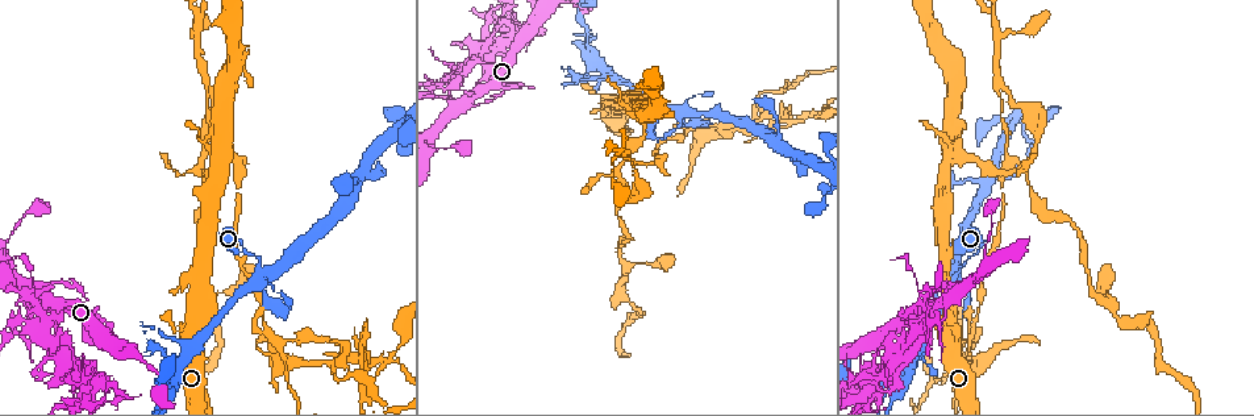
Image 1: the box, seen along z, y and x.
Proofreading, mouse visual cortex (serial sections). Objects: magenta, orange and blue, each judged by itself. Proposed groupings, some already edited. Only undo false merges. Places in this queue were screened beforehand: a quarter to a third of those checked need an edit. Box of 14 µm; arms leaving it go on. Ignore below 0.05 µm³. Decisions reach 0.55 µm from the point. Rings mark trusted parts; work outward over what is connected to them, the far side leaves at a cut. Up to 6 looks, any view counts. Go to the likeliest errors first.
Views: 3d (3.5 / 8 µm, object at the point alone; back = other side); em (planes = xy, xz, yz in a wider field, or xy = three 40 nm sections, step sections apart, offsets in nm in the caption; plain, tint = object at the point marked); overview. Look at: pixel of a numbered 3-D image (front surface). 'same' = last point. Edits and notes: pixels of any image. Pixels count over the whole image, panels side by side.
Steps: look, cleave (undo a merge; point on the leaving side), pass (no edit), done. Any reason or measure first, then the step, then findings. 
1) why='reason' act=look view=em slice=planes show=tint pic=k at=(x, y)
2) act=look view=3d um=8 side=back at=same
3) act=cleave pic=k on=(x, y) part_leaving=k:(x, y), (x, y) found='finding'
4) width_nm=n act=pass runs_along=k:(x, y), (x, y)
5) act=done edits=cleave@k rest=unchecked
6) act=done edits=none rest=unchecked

why='thick turns thin' act=look view=3d um=3.5 pic=1 at=(262, 268)

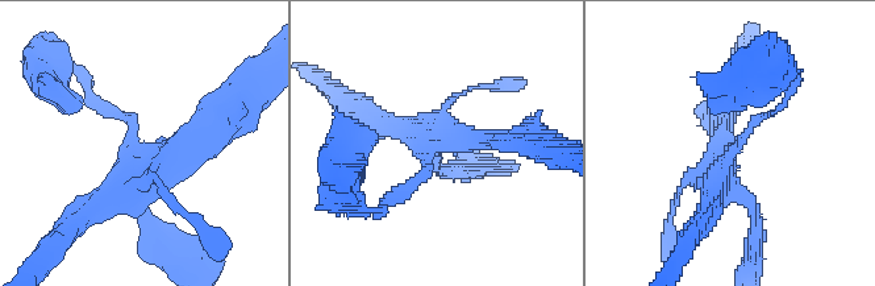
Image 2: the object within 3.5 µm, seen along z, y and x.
act=look view=em slice=xy step=1 show=plain pic=2 at=(737, 144)

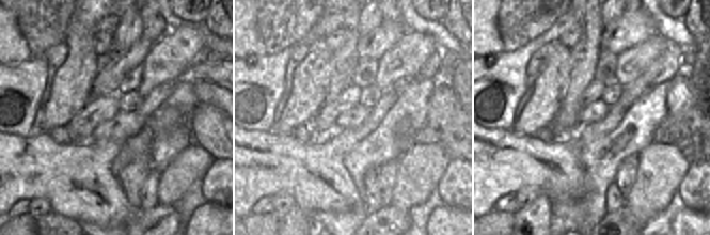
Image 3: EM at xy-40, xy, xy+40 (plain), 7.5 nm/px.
act=look view=em slice=xy step=1 show=tint at=same

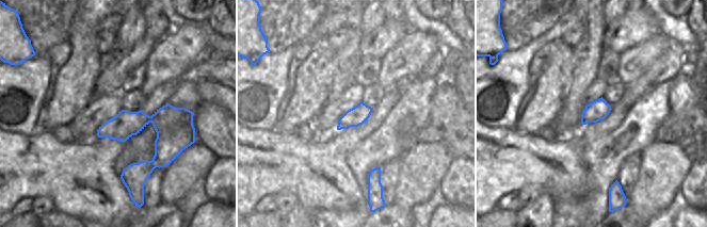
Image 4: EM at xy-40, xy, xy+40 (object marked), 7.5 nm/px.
act=pass runs_along=4:(188, 122), (140, 119), (99, 133) found='all the same cell'

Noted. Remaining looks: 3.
why='abrupt turn' act=look view=3d um=8 pic=1 at=(914, 371)

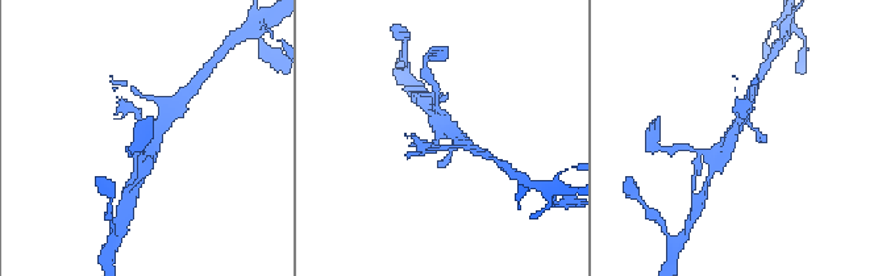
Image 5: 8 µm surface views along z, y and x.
why='closer look' act=look view=3d um=3.5 pic=5 at=(438, 136)

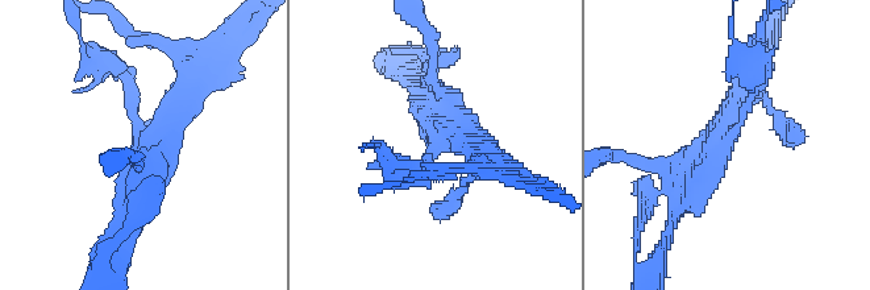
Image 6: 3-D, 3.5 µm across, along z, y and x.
arms=3 arm_widths_nm=150,300,400 why='now the EM' act=look view=em slice=xy step=2 show=tint pic=6 at=(437, 149)

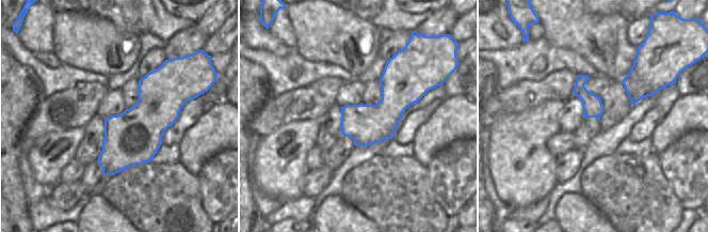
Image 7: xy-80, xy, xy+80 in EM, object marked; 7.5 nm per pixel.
act=cleave pic=6 on=(129, 73) part_leaving=6:(132, 117), (132, 86), (79, 33) found='two cells meet here'

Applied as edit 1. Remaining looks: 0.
act=done edits=cleave@6 rest=unchecked

